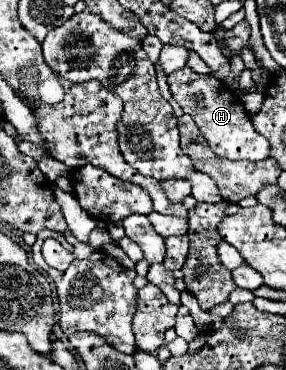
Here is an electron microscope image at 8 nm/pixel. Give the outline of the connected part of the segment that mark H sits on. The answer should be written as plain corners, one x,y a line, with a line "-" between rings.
187,66
169,74
167,84
173,94
173,100
183,108
185,114
193,116
197,128
219,156
227,160
253,160
253,162
269,156
267,140
259,136
241,100
235,100
225,84
219,84
219,80
211,78
209,74
197,74

